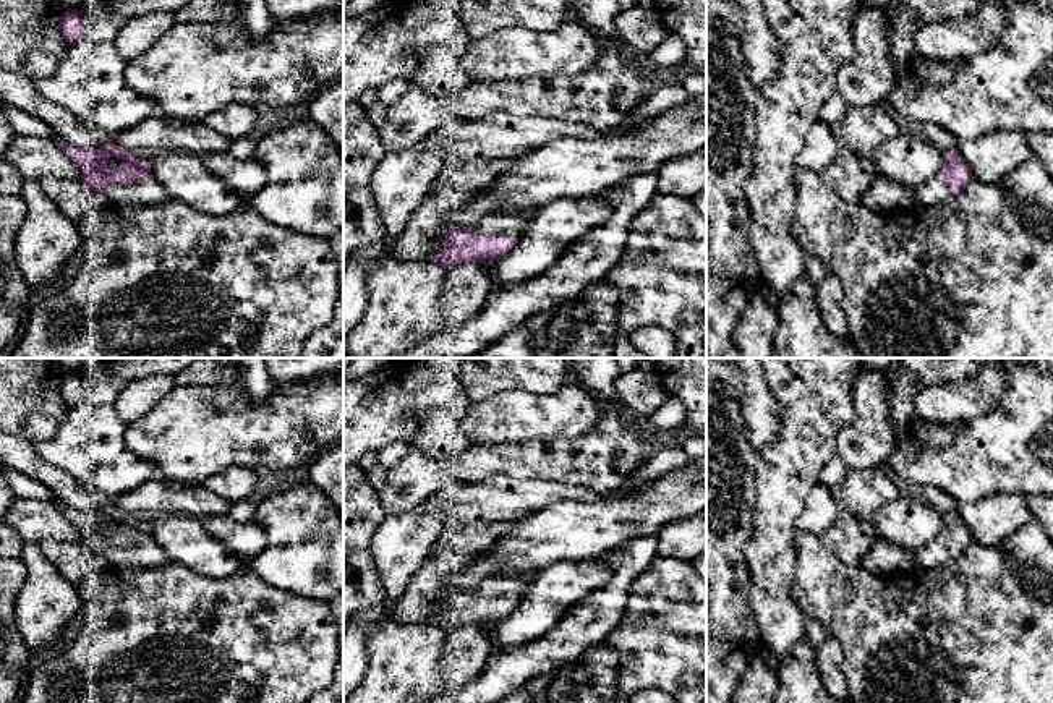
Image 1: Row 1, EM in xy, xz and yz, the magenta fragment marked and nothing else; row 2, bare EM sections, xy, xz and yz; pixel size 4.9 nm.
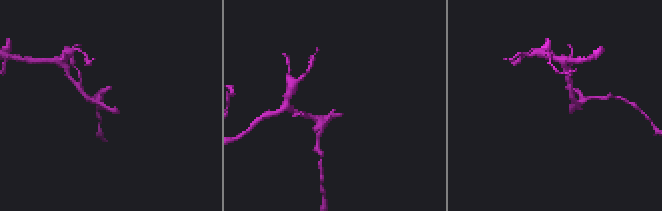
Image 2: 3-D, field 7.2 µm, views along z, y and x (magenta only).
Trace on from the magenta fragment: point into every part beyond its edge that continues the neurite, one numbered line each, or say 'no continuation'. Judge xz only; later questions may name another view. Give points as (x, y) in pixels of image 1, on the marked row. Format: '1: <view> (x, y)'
1: xz (511, 224)

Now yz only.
1: yz (933, 191)

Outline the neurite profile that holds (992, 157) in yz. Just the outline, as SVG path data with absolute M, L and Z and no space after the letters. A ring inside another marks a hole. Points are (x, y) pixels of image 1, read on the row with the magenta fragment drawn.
M991 130L975 139L964 139L957 151L972 172L972 180L995 185L1008 178L1032 157L1027 133Z

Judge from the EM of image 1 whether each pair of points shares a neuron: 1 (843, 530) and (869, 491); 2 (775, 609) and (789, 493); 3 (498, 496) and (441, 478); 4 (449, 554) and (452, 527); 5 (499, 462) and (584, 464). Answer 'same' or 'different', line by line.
1: same
2: same
3: different
4: same
5: same

